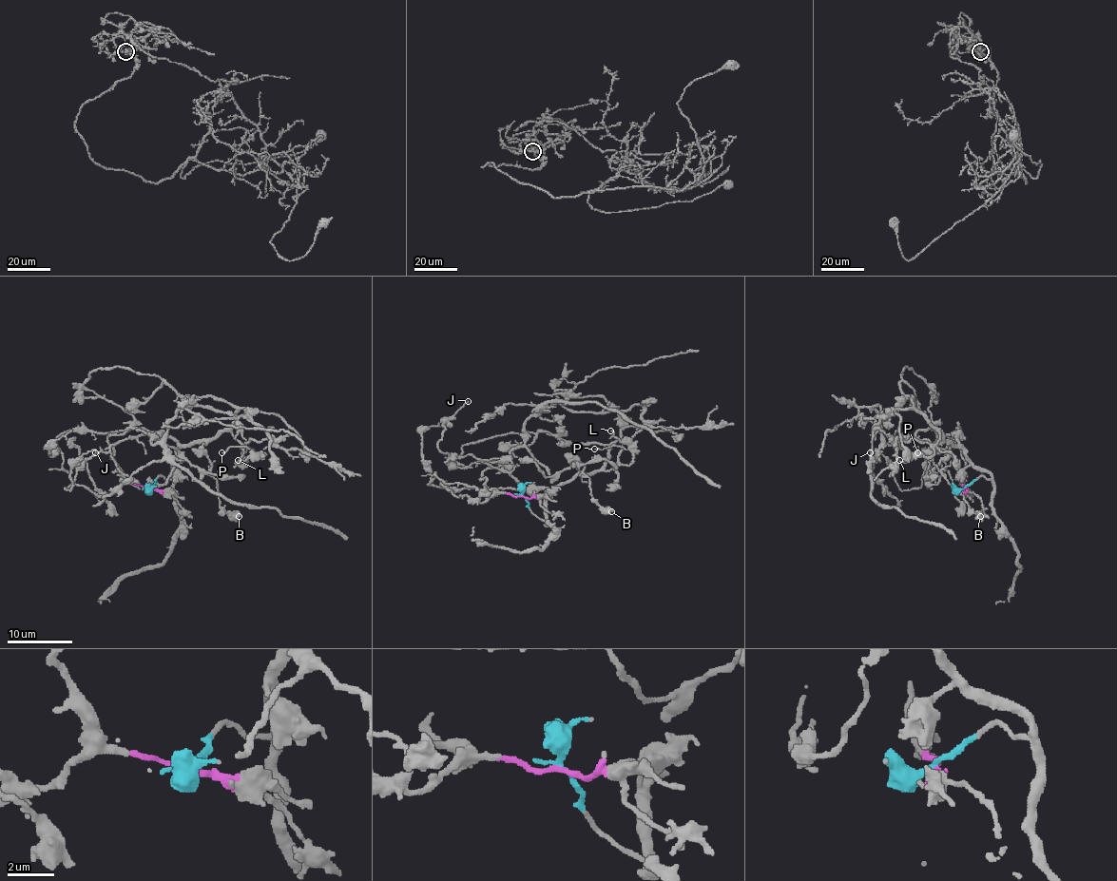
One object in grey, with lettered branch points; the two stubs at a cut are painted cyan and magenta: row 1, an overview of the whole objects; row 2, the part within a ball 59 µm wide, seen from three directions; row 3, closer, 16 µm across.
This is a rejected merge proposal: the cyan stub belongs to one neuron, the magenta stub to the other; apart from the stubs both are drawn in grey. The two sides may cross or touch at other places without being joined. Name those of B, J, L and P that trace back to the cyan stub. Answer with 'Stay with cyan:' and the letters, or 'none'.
Stay with cyan: B, J, L, P

